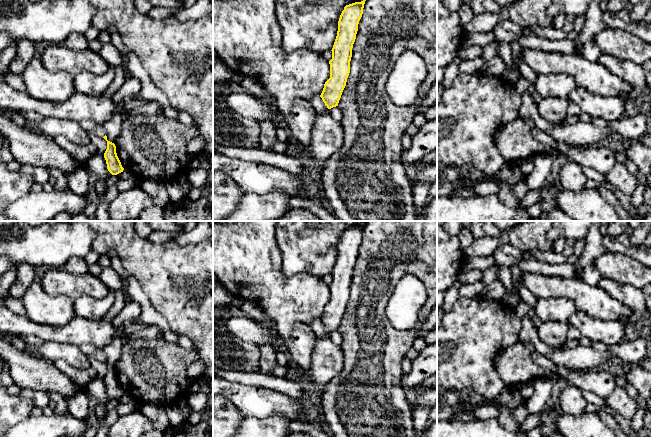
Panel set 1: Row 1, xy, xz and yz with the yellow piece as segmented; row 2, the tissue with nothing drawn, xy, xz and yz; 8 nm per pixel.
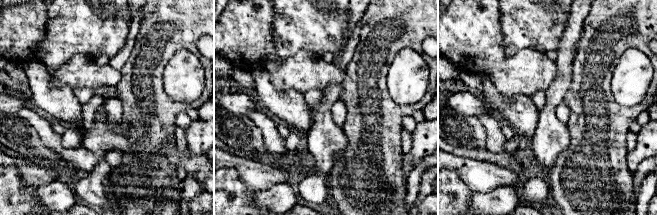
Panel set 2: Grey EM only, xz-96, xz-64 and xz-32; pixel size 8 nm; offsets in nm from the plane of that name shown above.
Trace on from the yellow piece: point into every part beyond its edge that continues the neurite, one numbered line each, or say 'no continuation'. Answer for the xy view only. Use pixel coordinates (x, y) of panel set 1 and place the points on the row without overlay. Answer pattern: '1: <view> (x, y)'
1: xy (100, 355)

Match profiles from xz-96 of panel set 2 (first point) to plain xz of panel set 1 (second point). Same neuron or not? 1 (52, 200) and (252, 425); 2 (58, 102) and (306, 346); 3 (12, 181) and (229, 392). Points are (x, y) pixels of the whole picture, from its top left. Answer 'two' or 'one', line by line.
1: one
2: one
3: two

